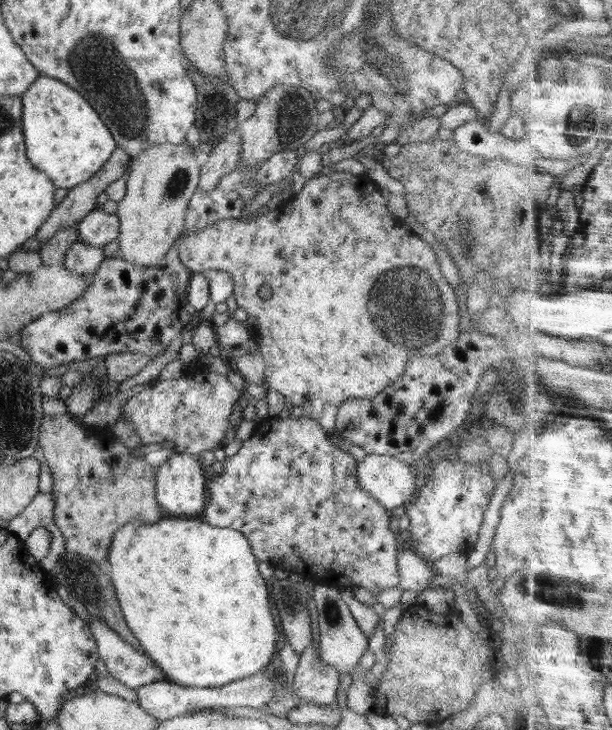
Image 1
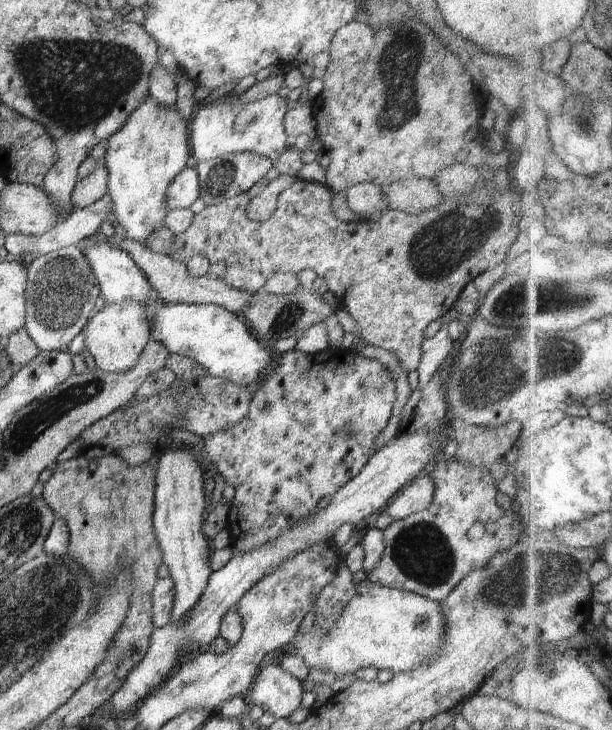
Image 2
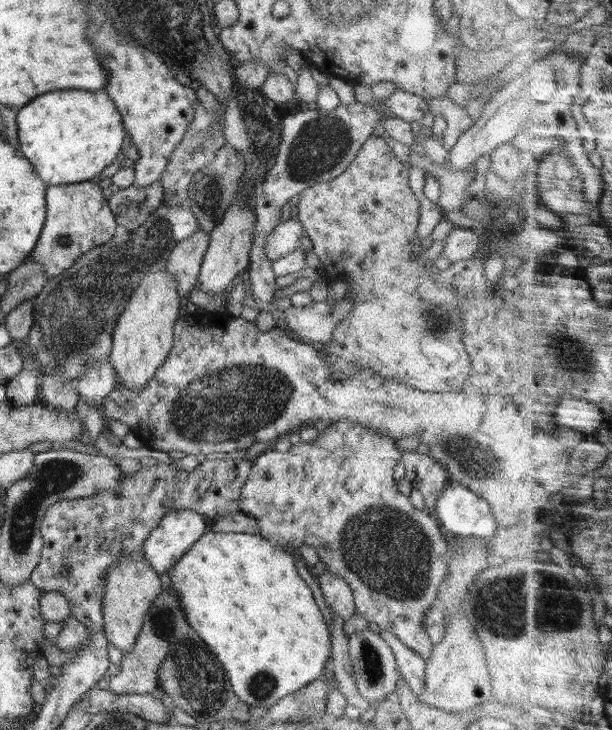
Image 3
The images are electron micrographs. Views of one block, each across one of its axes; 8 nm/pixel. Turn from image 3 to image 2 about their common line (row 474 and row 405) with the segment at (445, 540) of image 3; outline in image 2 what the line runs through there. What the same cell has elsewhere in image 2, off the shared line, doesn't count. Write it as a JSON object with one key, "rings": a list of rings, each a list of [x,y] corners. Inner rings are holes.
{"rings":[[[295,348],[273,357],[270,369],[260,378],[257,385],[252,388],[252,396],[249,402],[248,414],[239,423],[203,438],[203,450],[207,455],[209,464],[213,467],[213,472],[220,474],[226,483],[234,486],[235,496],[230,506],[228,506],[229,511],[227,516],[227,529],[232,536],[234,555],[251,553],[262,545],[272,542],[276,537],[283,535],[285,531],[296,526],[297,523],[301,523],[305,519],[312,517],[320,510],[318,502],[322,500],[322,497],[332,496],[349,480],[352,480],[366,466],[370,457],[375,453],[373,450],[374,439],[386,428],[386,424],[388,424],[392,409],[394,408],[394,401],[396,400],[395,380],[392,373],[385,369],[378,360],[369,359],[356,350],[346,348],[334,348],[330,356],[326,356],[326,352],[323,351],[313,356]]]}

